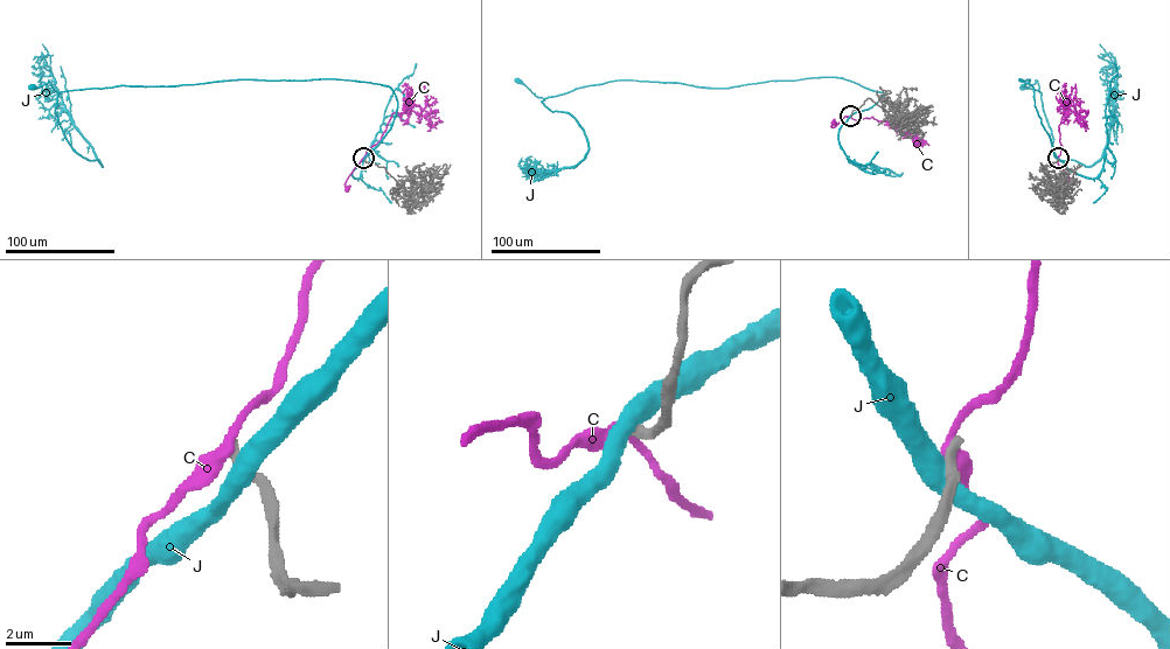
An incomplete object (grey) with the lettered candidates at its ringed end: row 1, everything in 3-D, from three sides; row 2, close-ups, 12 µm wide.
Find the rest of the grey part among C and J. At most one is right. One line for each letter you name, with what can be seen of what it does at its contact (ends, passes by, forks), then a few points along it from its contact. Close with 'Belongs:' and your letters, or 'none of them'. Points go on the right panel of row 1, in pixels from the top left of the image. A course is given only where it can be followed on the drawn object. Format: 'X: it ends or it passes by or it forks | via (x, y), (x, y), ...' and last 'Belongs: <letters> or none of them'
Belongs: none of them

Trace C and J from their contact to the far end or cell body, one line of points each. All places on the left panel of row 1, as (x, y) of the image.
C: (363, 158), (347, 179), (347, 188)
J: (364, 158), (390, 127), (397, 109), (394, 91), (380, 84), (237, 79), (57, 92), (48, 79), (32, 86)

